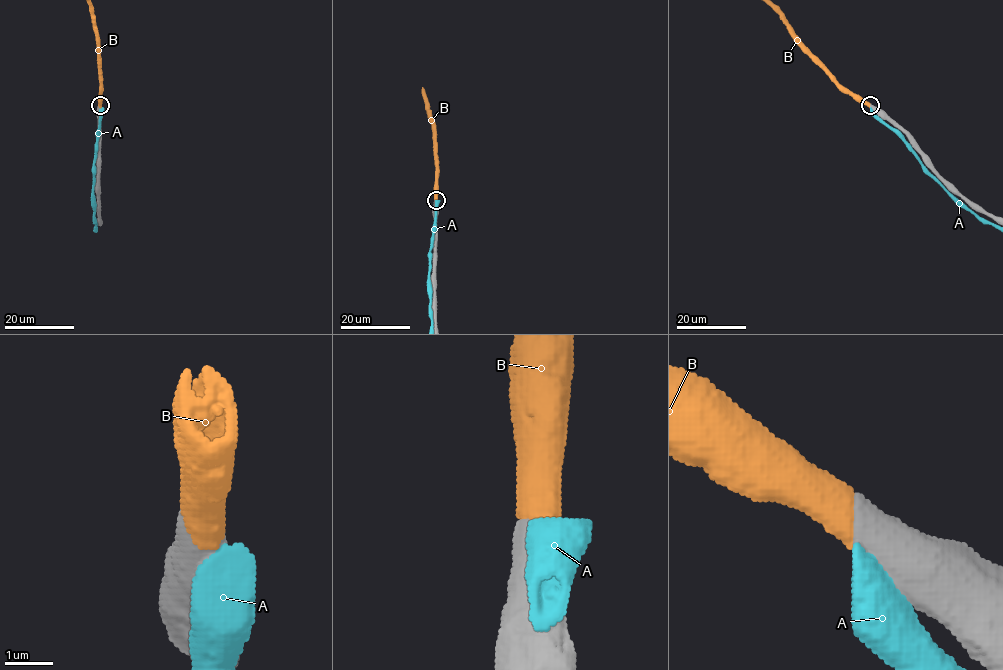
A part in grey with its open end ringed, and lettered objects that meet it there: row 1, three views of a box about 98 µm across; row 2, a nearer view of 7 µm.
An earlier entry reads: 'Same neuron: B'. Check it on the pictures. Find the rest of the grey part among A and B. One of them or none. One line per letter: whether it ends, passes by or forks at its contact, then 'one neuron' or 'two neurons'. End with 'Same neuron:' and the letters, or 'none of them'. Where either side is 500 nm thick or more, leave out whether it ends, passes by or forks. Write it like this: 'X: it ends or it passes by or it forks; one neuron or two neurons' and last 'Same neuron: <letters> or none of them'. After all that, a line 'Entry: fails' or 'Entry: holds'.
A: two neurons
B: one neuron
Same neuron: B
Entry: holds

